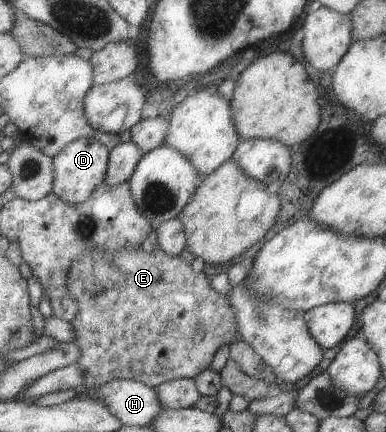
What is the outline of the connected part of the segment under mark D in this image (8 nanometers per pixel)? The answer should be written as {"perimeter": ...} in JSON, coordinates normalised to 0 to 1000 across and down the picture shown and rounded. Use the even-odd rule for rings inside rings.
{"perimeter":[[[212,317],[174,333],[137,363],[137,447],[181,472],[215,470],[228,463],[251,431],[272,421],[282,343],[249,322]]]}

